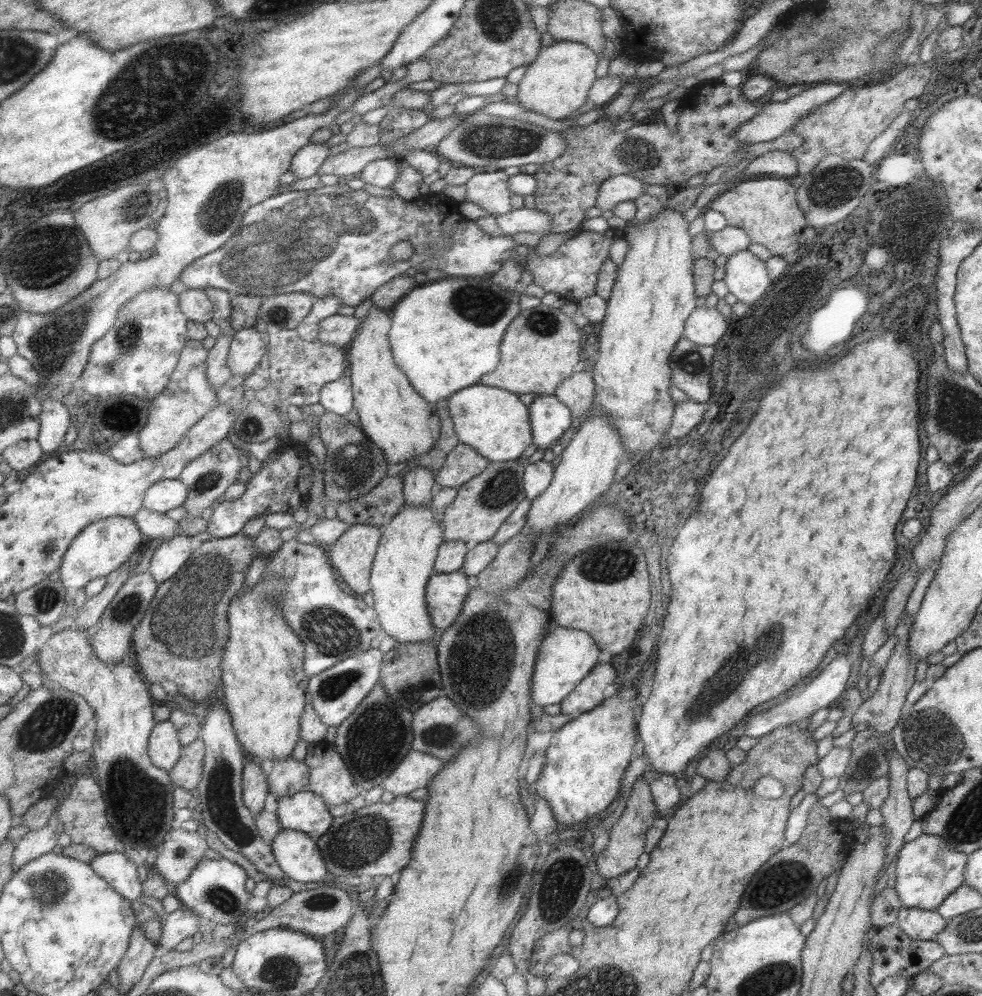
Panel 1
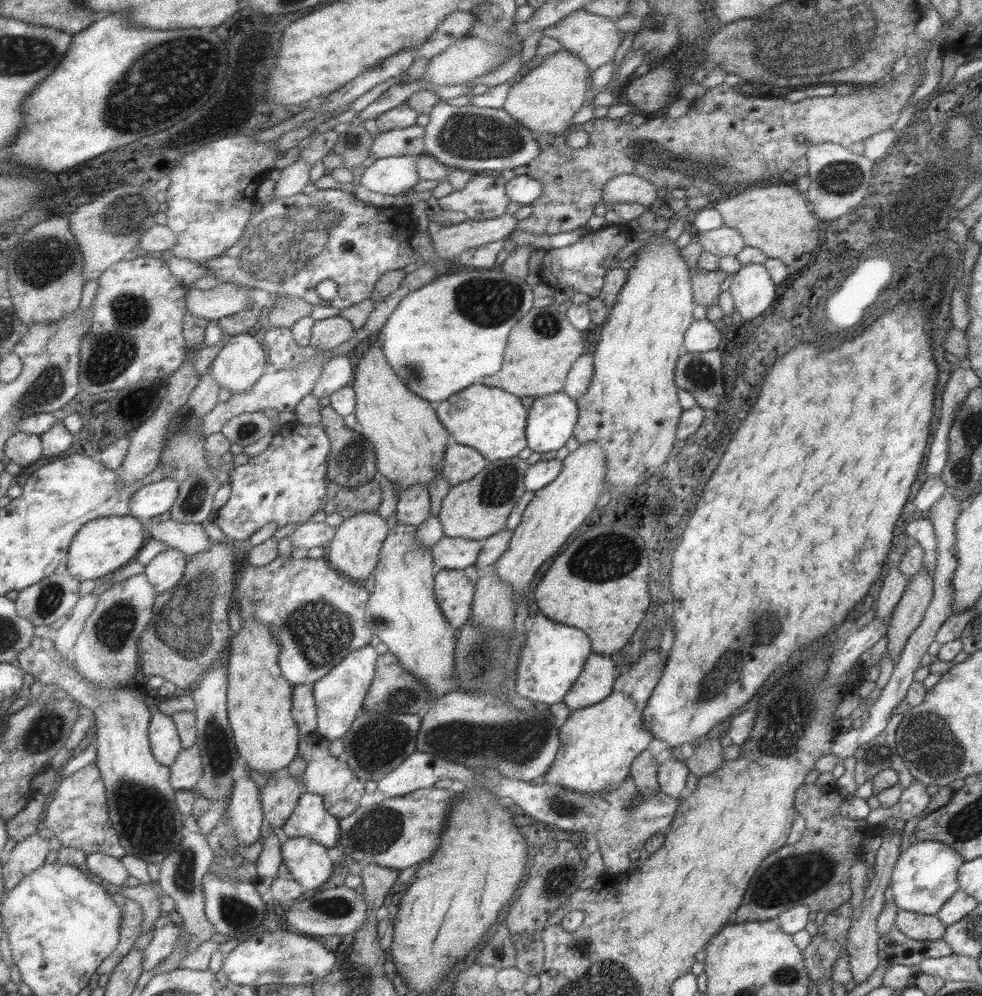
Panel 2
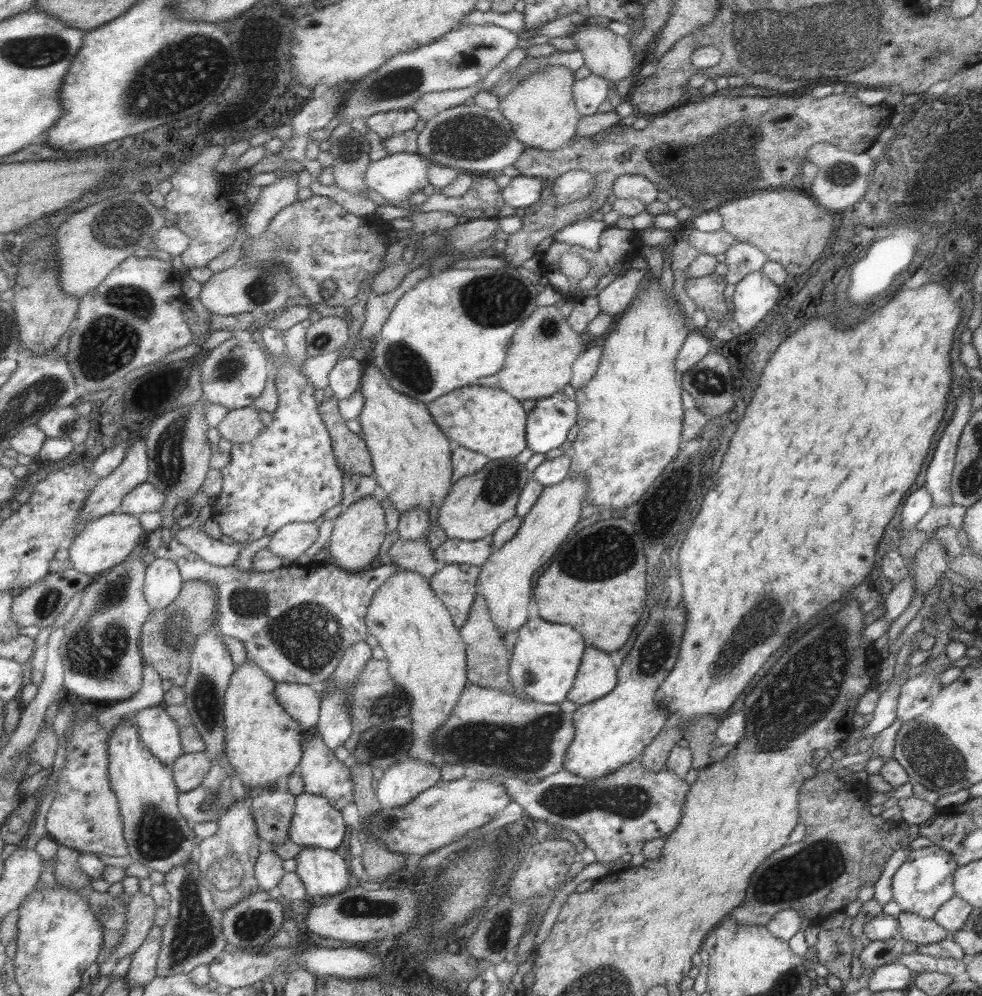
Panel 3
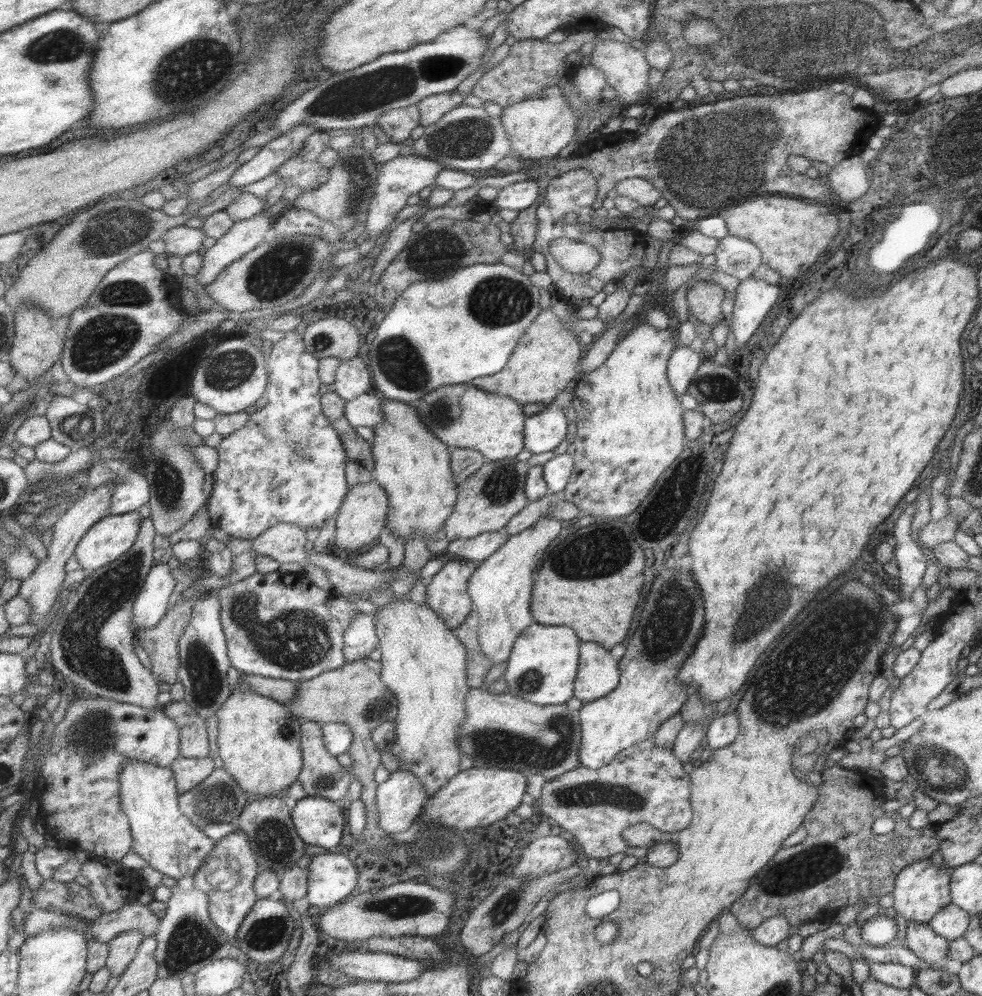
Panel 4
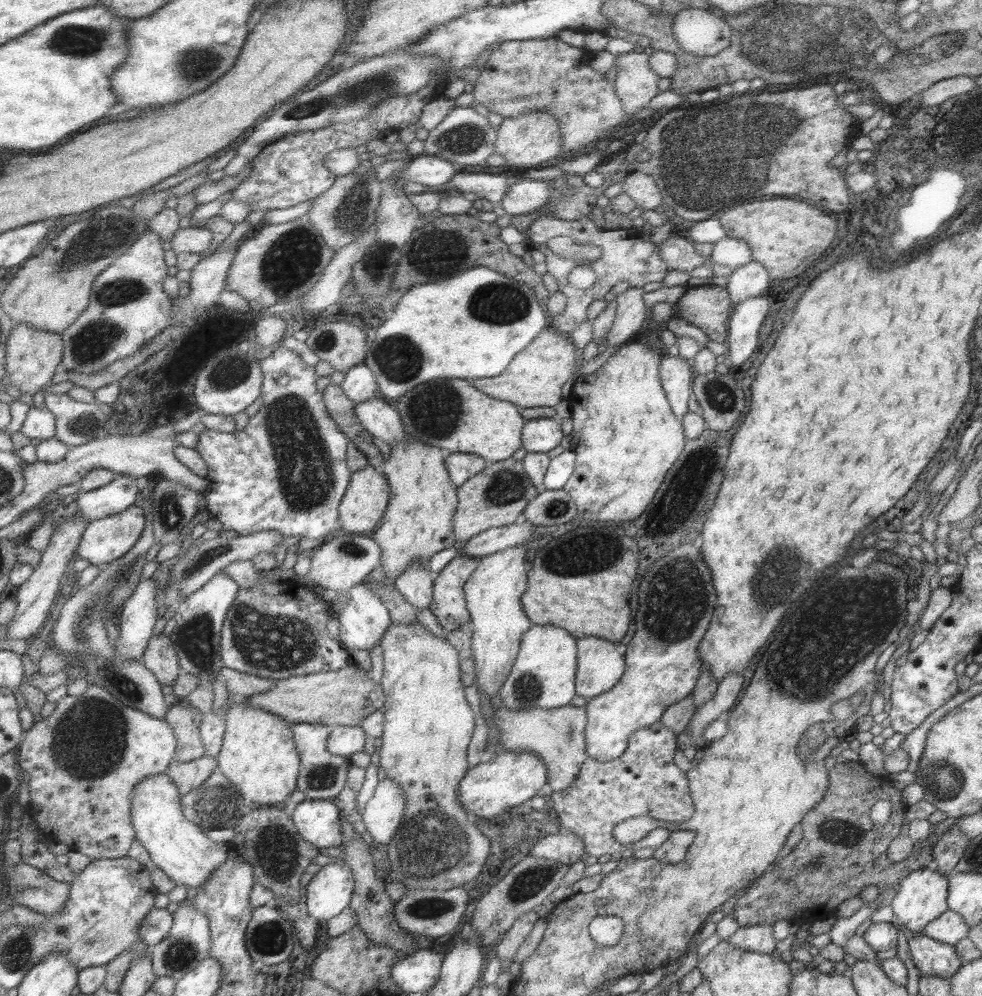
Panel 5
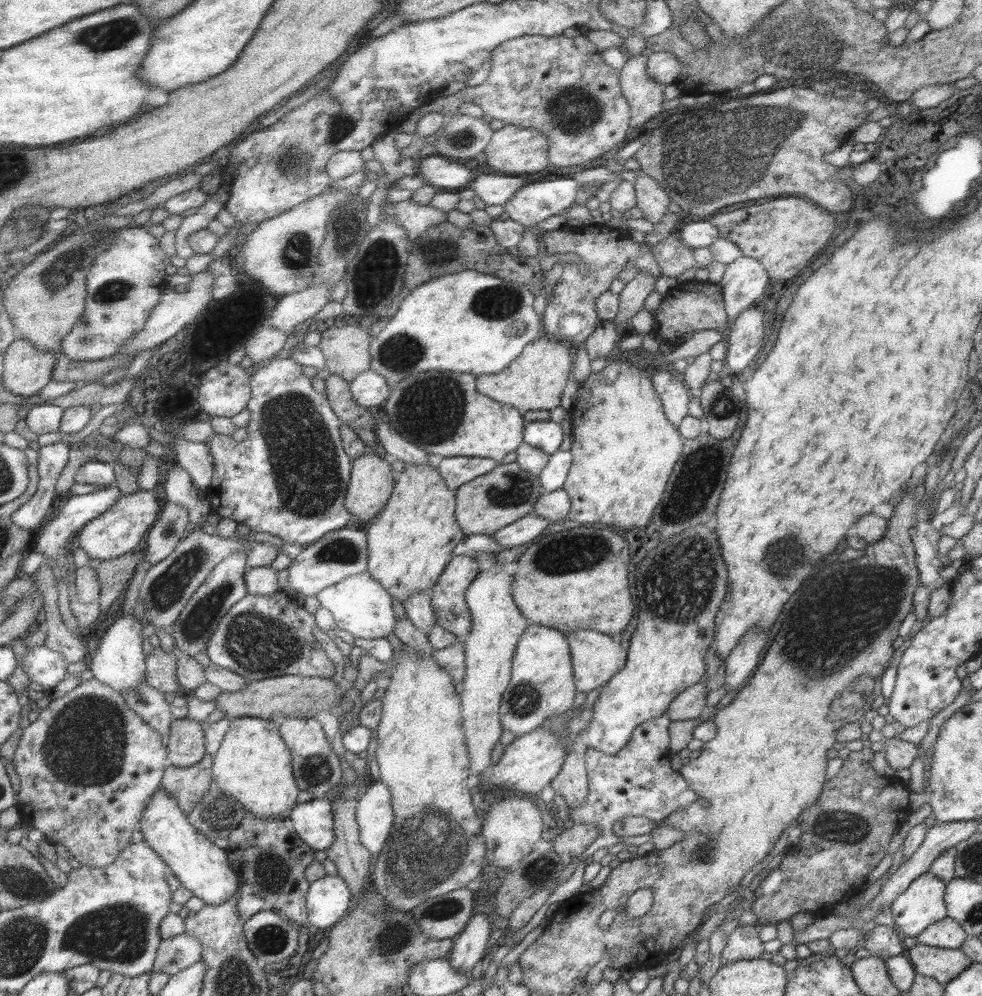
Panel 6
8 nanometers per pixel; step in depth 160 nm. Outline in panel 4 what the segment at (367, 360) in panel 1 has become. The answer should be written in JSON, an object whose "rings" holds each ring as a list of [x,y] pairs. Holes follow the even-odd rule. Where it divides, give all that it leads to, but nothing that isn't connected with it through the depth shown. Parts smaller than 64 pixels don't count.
{"rings":[[[375,392],[380,402],[381,422],[372,426],[373,439],[370,449],[374,460],[373,480],[386,492],[388,511],[385,528],[390,534],[405,540],[411,534],[421,534],[424,540],[441,530],[446,516],[453,510],[456,501],[456,485],[450,469],[450,451],[428,428],[419,420],[413,407],[403,401],[386,399]]]}

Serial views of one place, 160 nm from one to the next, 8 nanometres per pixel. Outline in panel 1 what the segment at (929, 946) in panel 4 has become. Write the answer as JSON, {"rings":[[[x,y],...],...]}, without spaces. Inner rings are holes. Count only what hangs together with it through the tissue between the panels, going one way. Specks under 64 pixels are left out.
{"rings":[[[901,907],[897,911],[895,924],[907,935],[915,940],[934,940],[935,935],[941,932],[947,920],[945,920],[936,909],[925,910],[920,908]]]}

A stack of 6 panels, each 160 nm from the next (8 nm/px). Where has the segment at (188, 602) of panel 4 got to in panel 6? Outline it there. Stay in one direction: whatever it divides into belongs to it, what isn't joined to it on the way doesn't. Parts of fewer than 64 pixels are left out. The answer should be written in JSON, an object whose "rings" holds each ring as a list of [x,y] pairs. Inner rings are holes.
{"rings":[[[157,645],[152,647],[145,658],[145,681],[149,686],[165,692],[179,688],[176,679],[176,654],[174,650],[166,652]]]}

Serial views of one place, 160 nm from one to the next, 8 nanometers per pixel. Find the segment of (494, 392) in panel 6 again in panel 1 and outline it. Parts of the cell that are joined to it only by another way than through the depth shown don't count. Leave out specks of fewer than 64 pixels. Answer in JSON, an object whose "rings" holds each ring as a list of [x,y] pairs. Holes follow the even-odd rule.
{"rings":[[[539,304],[535,308],[521,310],[501,337],[497,366],[481,376],[481,384],[503,388],[513,394],[536,392],[553,395],[559,383],[572,374],[573,366],[579,362],[583,339],[583,332],[557,308]]]}

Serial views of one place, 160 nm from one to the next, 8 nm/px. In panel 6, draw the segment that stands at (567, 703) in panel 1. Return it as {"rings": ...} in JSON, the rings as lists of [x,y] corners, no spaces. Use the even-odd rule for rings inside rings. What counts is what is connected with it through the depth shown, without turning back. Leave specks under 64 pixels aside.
{"rings":[[[572,630],[565,634],[571,655],[572,673],[576,692],[588,693],[600,688],[626,661],[625,648],[621,647],[622,639],[605,636],[596,630]]]}

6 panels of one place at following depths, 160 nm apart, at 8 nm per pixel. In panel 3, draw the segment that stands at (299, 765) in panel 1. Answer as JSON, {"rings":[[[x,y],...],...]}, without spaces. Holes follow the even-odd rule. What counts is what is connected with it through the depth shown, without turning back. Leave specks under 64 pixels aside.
{"rings":[[[266,787],[255,798],[250,799],[252,815],[262,848],[270,848],[270,844],[281,844],[288,839],[288,826],[295,807],[295,796],[288,791],[282,792],[275,787]]]}

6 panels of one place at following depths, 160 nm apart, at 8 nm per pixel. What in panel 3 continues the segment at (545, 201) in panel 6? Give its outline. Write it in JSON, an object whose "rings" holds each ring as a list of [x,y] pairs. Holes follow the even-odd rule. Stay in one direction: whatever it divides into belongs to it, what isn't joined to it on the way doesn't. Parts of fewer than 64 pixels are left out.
{"rings":[[[532,176],[511,177],[508,184],[501,188],[501,196],[505,206],[511,208],[531,208],[541,194],[543,183],[540,178]]]}

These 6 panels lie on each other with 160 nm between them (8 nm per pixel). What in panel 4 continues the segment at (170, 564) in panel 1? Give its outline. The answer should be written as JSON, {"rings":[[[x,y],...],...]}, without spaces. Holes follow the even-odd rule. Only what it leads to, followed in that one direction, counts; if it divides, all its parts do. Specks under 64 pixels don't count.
{"rings":[[[155,562],[148,570],[144,583],[136,594],[132,608],[133,627],[152,627],[166,613],[169,594],[175,580],[166,563]]]}

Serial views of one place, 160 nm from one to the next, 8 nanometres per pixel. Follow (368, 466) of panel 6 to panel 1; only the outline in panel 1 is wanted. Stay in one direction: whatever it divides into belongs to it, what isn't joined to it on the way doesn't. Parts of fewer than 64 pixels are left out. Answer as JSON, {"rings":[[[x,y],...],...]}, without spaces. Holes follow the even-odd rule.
{"rings":[[[349,524],[328,549],[328,561],[343,587],[355,595],[369,588],[370,568],[382,528],[370,524]]]}

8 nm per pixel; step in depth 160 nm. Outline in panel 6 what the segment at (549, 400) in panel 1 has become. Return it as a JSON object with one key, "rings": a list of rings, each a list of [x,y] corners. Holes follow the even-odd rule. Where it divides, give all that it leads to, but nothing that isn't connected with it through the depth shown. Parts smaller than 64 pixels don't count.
{"rings":[[[535,420],[525,423],[522,442],[538,448],[545,454],[553,454],[563,442],[563,432],[559,423]]]}

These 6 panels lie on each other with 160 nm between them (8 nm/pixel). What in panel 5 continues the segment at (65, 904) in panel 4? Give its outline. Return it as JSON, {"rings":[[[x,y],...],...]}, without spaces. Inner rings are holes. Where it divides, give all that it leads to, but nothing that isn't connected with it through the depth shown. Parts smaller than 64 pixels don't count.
{"rings":[[[22,861],[7,867],[3,864],[4,875],[9,881],[9,896],[16,900],[17,905],[26,906],[42,915],[55,914],[64,908],[70,898],[70,883],[53,880],[47,873],[41,872]]]}

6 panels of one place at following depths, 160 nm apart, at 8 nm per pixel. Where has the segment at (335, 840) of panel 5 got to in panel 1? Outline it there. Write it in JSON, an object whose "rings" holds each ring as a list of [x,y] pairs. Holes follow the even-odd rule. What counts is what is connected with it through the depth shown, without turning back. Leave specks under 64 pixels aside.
{"rings":[[[306,790],[295,792],[293,796],[281,796],[275,813],[281,828],[305,833],[314,840],[329,828],[334,819],[323,800]]]}

